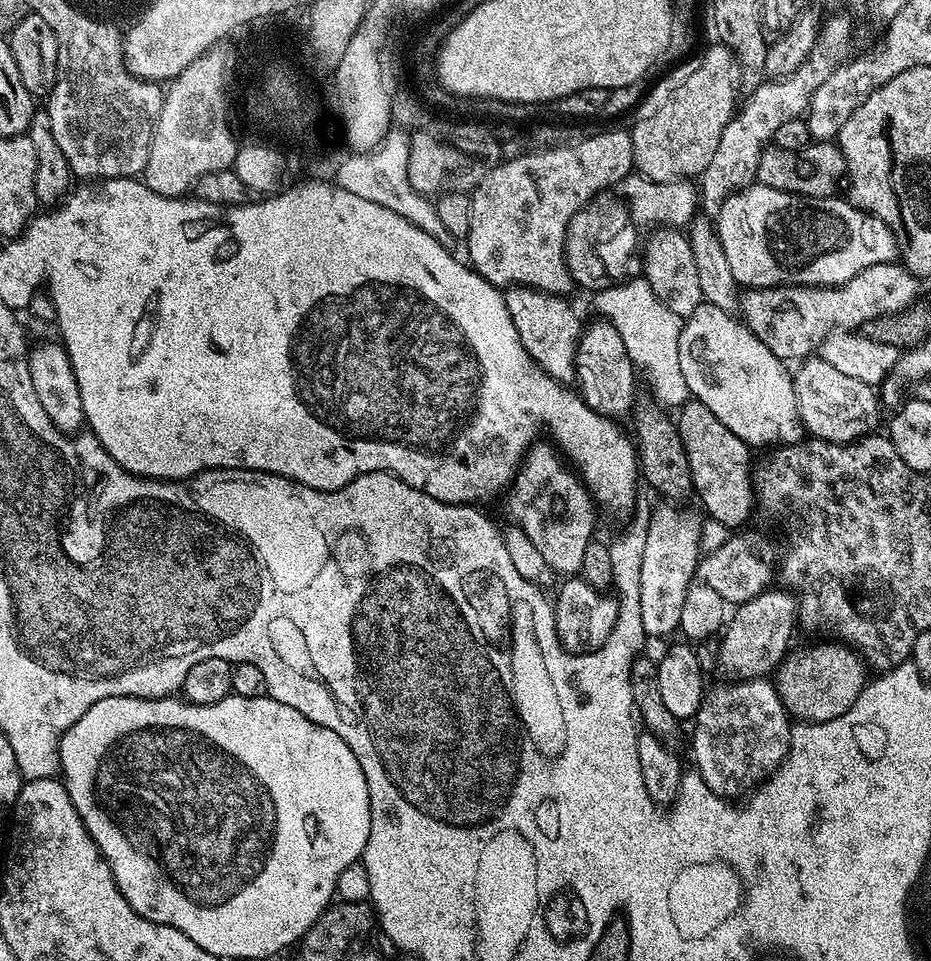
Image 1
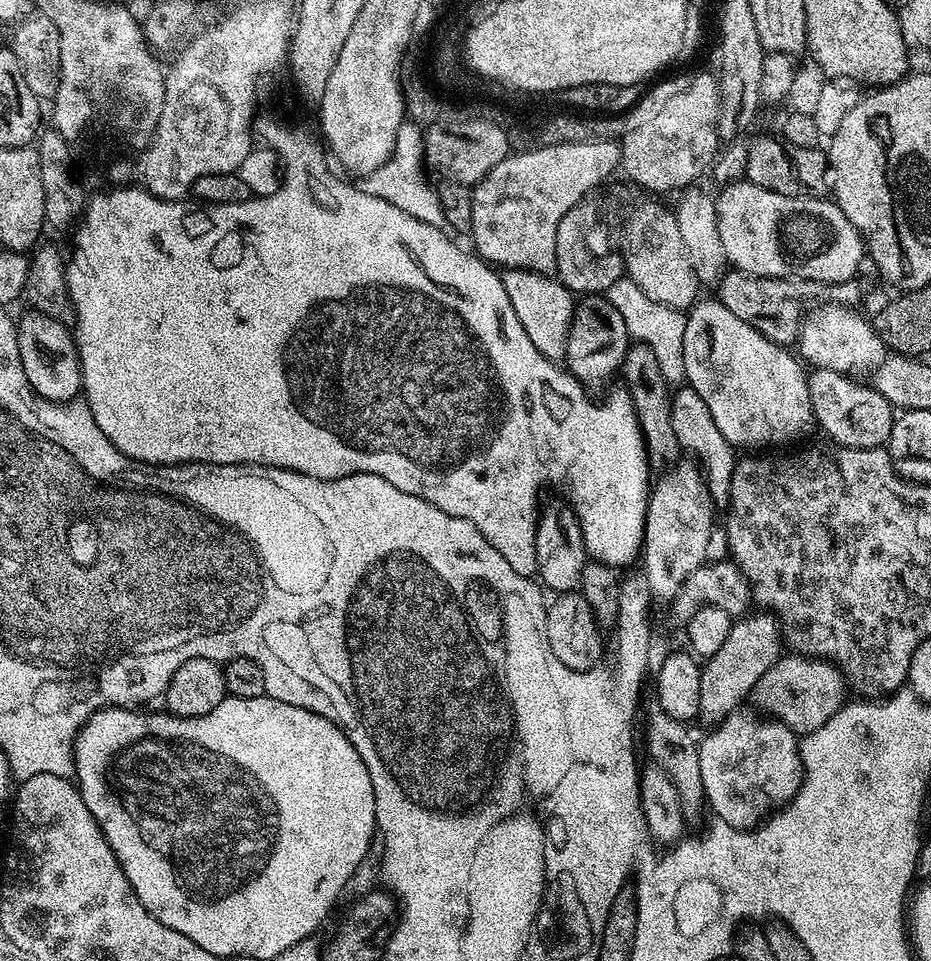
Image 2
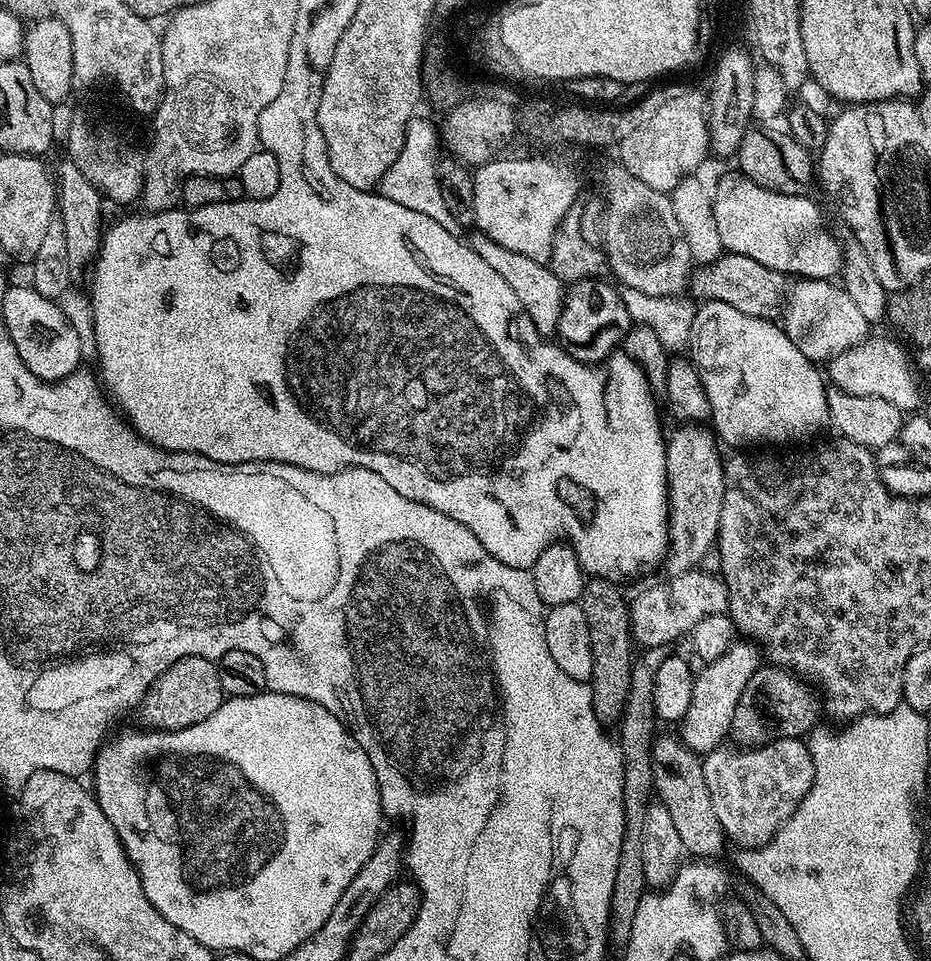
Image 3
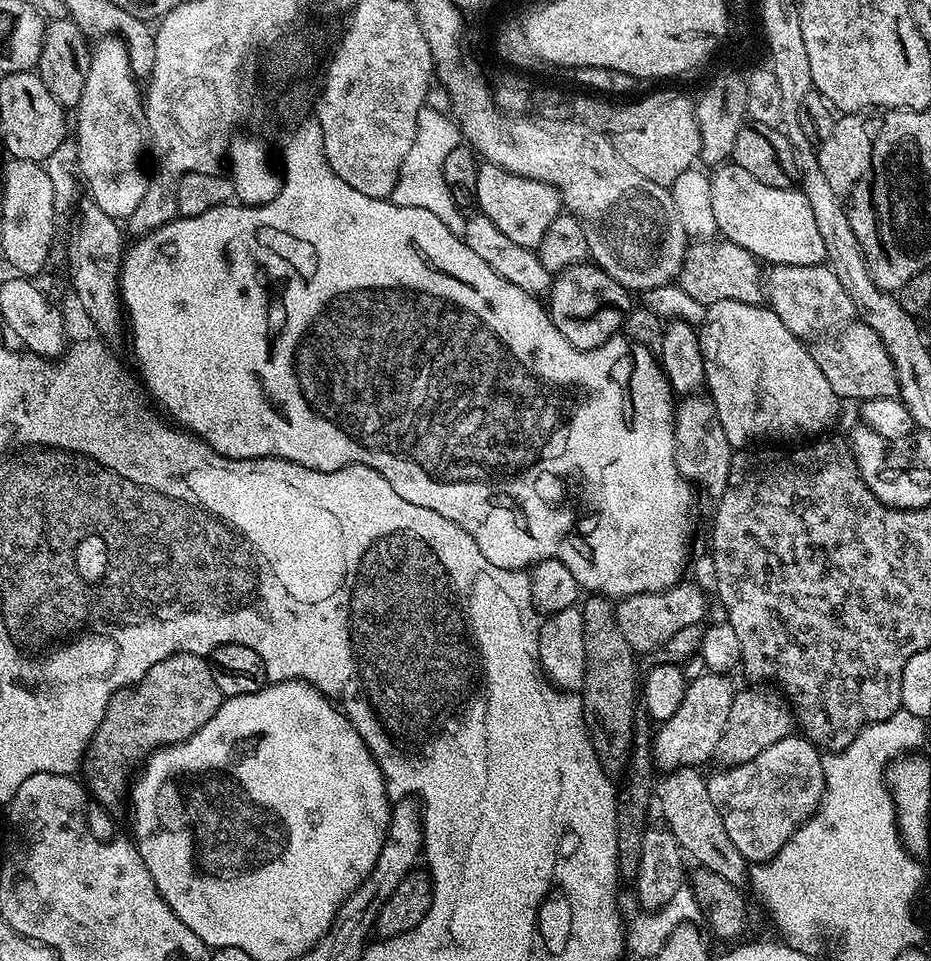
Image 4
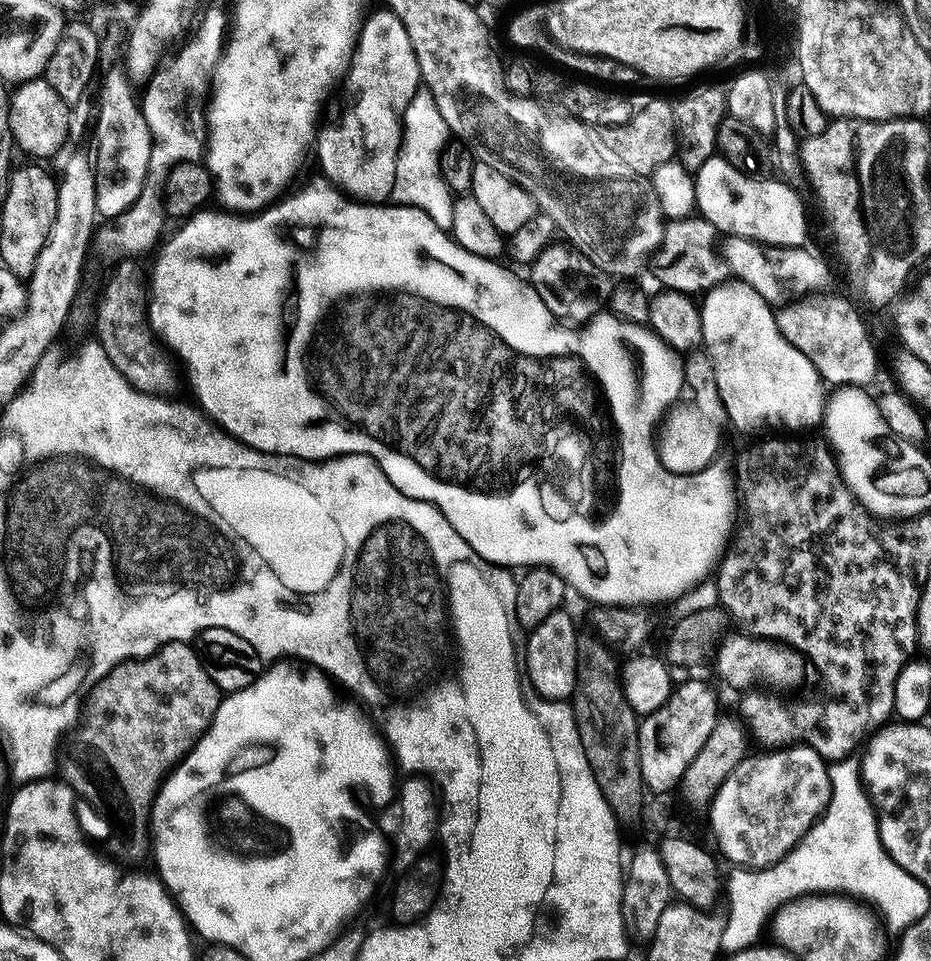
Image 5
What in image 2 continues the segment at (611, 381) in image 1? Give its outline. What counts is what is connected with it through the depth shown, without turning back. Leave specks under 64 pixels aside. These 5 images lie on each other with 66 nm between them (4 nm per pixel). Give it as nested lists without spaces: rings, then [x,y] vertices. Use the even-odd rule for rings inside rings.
[[[585,295],[577,303],[566,342],[566,367],[585,389],[600,388],[612,375],[621,371],[630,337],[622,314],[603,295]]]

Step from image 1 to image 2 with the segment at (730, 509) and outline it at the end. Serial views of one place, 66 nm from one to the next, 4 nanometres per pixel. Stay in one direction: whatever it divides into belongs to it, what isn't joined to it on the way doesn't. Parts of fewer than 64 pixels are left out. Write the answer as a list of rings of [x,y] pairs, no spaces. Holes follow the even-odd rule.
[[[680,386],[671,393],[672,405],[670,406],[671,425],[674,426],[675,437],[680,443],[681,449],[689,457],[694,458],[696,464],[699,465],[703,472],[704,480],[708,484],[709,494],[716,506],[724,506],[728,503],[728,495],[730,494],[730,482],[732,475],[736,469],[736,461],[738,459],[737,449],[730,442],[726,442],[726,438],[722,438],[722,430],[718,430],[718,425],[714,422],[714,418],[710,418],[710,409],[706,407],[706,402],[702,402],[702,398],[698,398],[698,394],[690,387]]]

